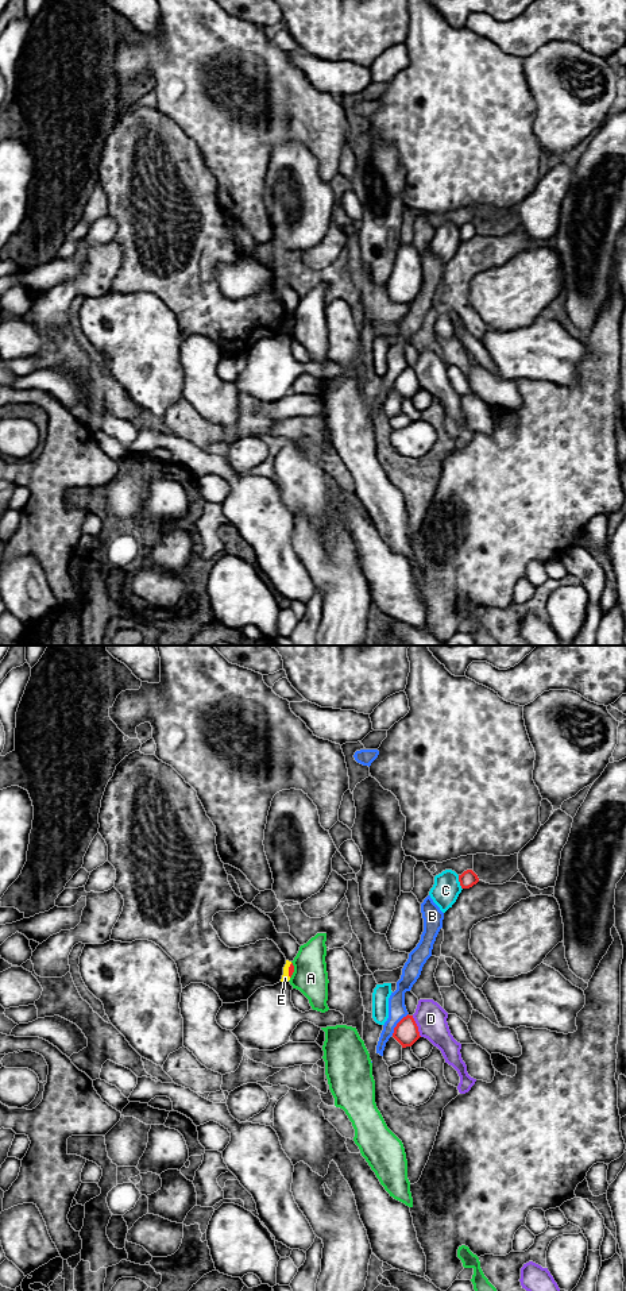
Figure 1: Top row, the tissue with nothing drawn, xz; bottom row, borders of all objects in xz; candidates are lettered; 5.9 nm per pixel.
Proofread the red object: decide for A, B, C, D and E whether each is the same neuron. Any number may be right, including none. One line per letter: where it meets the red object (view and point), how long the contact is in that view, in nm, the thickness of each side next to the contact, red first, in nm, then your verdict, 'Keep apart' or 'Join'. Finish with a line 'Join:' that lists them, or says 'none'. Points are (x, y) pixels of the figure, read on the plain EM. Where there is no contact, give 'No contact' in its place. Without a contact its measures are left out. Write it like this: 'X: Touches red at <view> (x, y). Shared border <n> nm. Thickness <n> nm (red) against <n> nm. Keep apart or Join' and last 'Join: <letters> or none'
A: Touches red at xz (293, 322). Shared border 100 nm. Thickness 30 nm (red) against 200 nm. Keep apart
B: Touches red at xz (397, 376). Shared border 170 nm. Thickness 150 nm (red) against 110 nm. Keep apart
C: Touches red at xz (459, 232). Shared border 90 nm. Thickness 100 nm (red) against 160 nm. Keep apart
D: Touches red at xz (417, 378). Shared border 140 nm. Thickness 150 nm (red) against 190 nm. Keep apart
E: Touches red at xz (289, 322). Shared border 90 nm. Thickness 30 nm (red) against 50 nm. Keep apart
Join: none

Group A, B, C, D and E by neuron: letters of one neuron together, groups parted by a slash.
A / B / C / D / E

